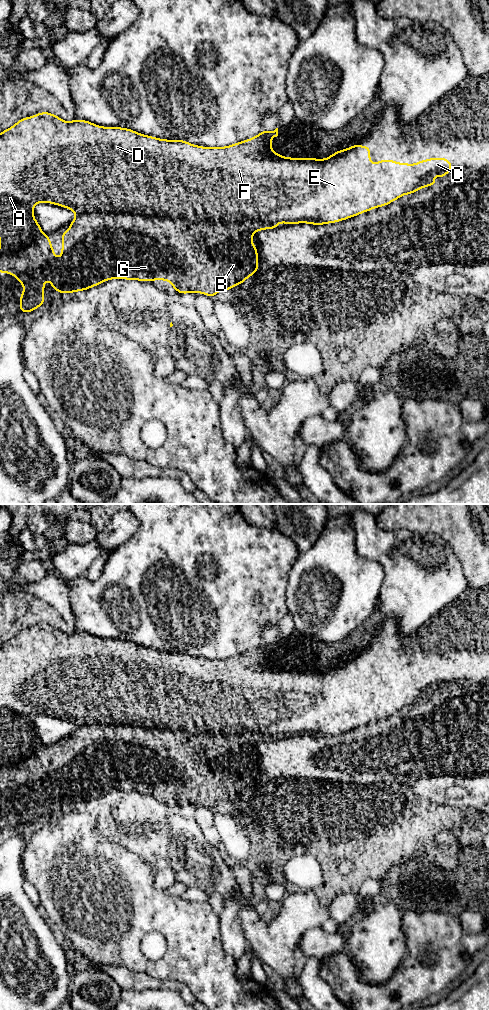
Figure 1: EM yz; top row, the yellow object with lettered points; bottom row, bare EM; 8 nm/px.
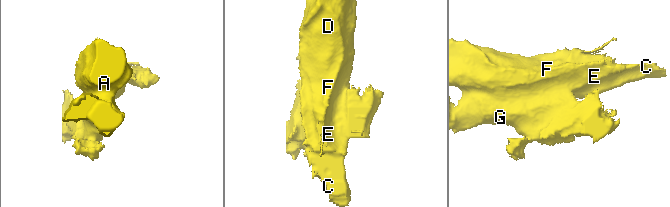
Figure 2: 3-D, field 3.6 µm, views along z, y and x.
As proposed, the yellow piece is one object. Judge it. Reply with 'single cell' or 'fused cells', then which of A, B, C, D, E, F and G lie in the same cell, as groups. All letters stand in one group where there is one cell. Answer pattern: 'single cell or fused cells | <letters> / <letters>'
single cell | A B C D E F G

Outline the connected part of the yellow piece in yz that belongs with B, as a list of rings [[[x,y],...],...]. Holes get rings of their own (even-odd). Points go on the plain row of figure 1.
[[[41,624],[36,628],[26,629],[19,632],[15,637],[9,641],[0,645],[0,784],[10,785],[15,788],[21,796],[24,797],[24,803],[20,808],[20,824],[28,825],[33,824],[34,821],[42,818],[44,816],[44,792],[49,791],[50,796],[53,798],[55,803],[59,805],[72,805],[76,803],[88,802],[92,798],[98,798],[105,792],[112,792],[114,790],[123,790],[126,792],[137,791],[138,793],[152,793],[152,792],[168,792],[170,796],[175,800],[180,806],[184,805],[202,805],[207,808],[213,809],[217,806],[218,803],[230,802],[233,798],[243,795],[248,789],[253,785],[257,785],[259,782],[258,777],[258,764],[256,759],[252,754],[252,746],[256,743],[263,741],[275,741],[280,734],[286,736],[296,736],[296,735],[309,735],[314,737],[321,737],[327,735],[335,735],[341,732],[346,732],[349,729],[359,727],[363,724],[367,724],[373,720],[380,718],[388,717],[394,712],[400,710],[405,706],[412,706],[420,702],[423,699],[434,697],[437,698],[437,693],[440,690],[443,690],[449,683],[453,681],[452,676],[449,674],[448,670],[429,670],[428,672],[420,672],[418,676],[405,676],[405,675],[396,675],[394,672],[379,672],[377,676],[370,675],[370,659],[369,658],[360,658],[354,657],[348,661],[339,662],[336,665],[332,666],[327,671],[298,671],[298,670],[288,670],[282,669],[280,666],[276,666],[271,661],[271,650],[278,648],[278,640],[272,644],[261,643],[256,649],[245,652],[243,654],[235,655],[227,659],[215,659],[207,660],[202,658],[196,658],[190,656],[184,652],[164,652],[157,651],[152,648],[146,648],[135,643],[132,643],[128,640],[119,640],[119,639],[101,639],[95,637],[86,632],[72,632],[70,634],[65,634],[58,628],[55,628],[49,624]],[[38,714],[48,714],[50,716],[56,716],[58,718],[66,719],[72,722],[76,726],[76,731],[70,735],[70,741],[62,745],[62,767],[60,771],[57,771],[53,759],[50,755],[50,749],[44,747],[37,732],[33,730],[34,724],[33,719]]]

